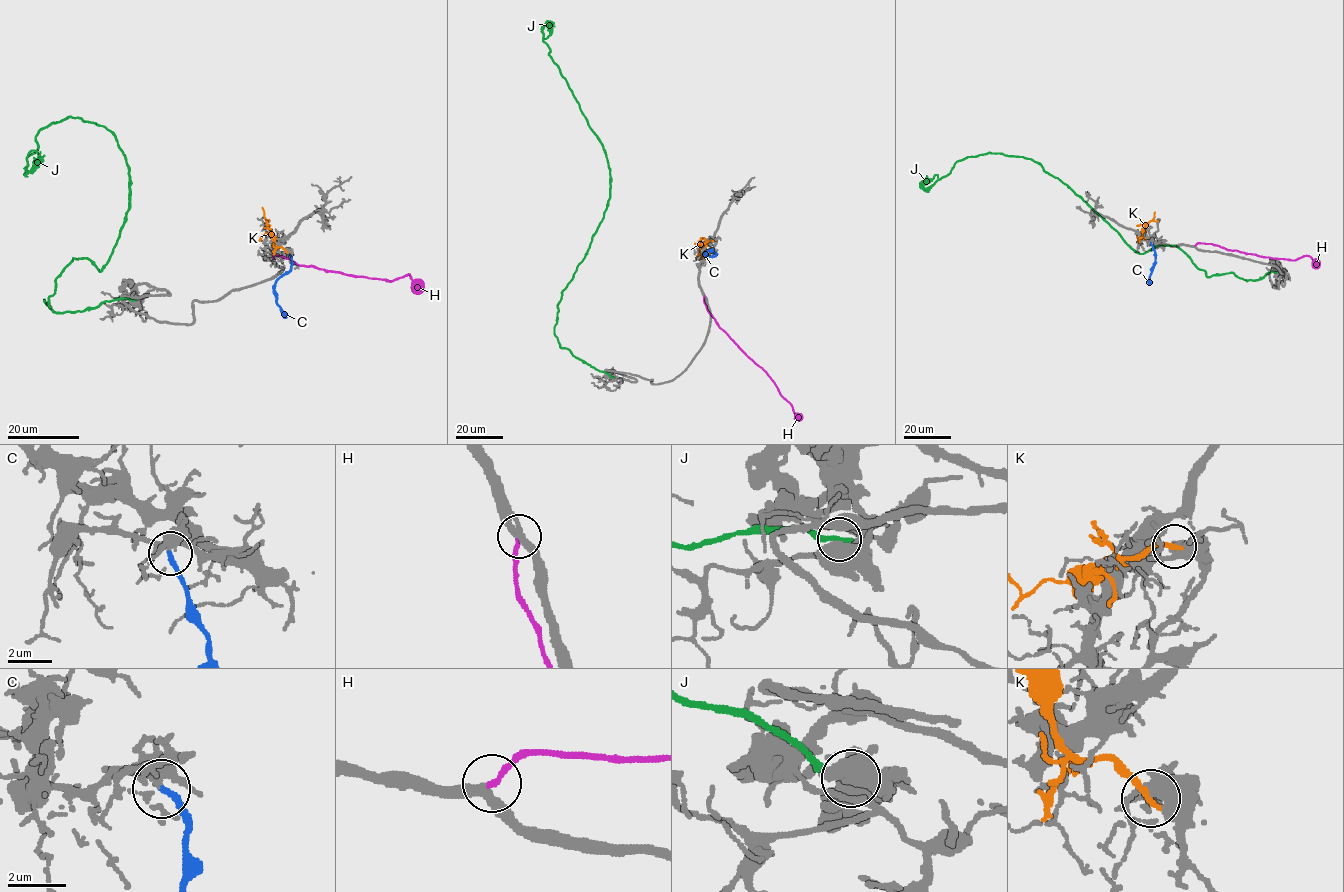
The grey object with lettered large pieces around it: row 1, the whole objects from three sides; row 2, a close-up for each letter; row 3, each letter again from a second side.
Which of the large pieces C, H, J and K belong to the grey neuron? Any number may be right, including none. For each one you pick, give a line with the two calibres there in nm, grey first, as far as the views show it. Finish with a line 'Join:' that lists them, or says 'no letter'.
H: calibres 360 and 200 nm
Join: H

